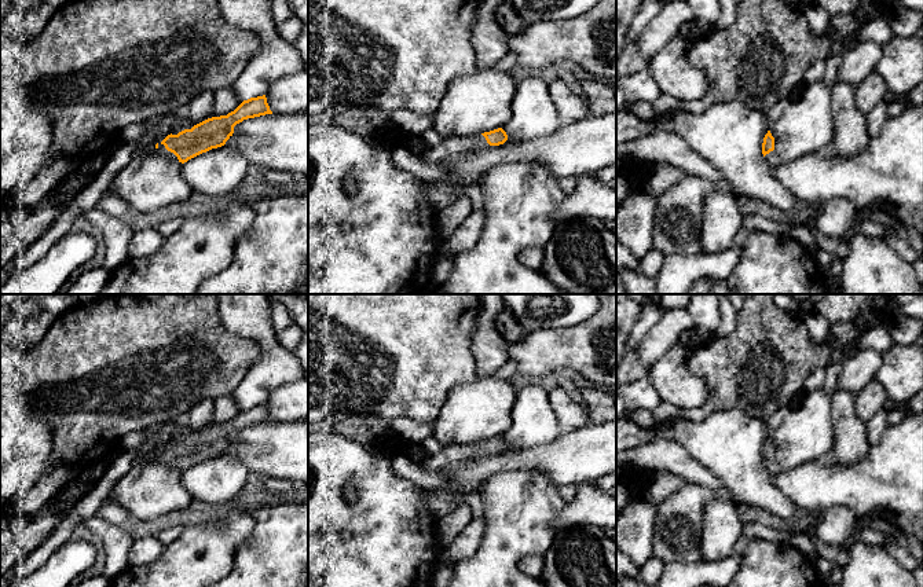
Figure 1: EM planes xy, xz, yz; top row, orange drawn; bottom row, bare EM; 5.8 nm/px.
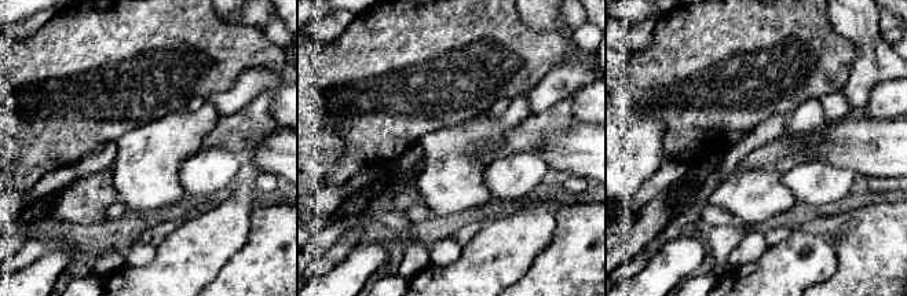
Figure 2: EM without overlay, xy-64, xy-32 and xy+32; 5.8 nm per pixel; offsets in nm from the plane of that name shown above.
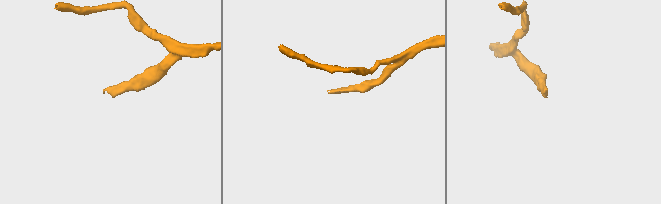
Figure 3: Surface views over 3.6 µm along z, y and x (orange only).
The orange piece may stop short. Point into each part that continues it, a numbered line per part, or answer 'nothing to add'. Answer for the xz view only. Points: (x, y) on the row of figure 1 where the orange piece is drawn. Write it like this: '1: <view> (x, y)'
1: xz (450, 147)

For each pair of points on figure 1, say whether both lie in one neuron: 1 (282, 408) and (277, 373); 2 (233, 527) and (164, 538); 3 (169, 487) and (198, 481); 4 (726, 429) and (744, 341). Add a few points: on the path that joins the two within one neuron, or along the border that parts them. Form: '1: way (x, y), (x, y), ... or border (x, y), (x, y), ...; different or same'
1: border (293, 381), (278, 385), (264, 402); different
2: border (185, 528), (164, 547); different
3: border (182, 472), (182, 485), (194, 499); different
4: border (706, 415), (714, 411), (742, 410), (761, 419); different

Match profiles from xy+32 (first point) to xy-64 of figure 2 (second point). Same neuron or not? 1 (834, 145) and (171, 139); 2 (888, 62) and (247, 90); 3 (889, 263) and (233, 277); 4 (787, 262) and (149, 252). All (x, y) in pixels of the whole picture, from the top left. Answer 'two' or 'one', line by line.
1: two
2: one
3: one
4: two

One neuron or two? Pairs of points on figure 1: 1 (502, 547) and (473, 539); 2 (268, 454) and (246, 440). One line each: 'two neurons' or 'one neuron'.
1: two neurons
2: one neuron

